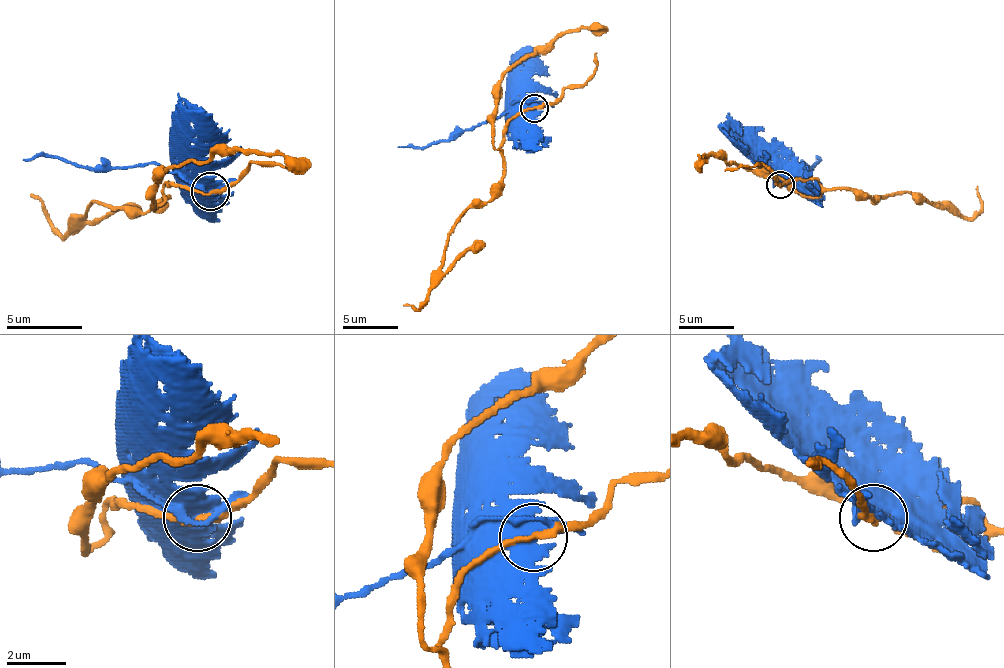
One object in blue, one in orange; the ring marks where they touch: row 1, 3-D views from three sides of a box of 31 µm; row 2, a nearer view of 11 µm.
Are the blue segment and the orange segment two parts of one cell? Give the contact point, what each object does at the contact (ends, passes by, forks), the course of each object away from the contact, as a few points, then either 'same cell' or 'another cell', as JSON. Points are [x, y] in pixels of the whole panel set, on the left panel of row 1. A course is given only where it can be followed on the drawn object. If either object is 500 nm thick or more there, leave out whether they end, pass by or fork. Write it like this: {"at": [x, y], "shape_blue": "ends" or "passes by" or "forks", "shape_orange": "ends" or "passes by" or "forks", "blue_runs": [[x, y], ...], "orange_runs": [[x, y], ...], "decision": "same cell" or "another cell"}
{"at": [210, 191], "shape_blue": "forks", "shape_orange": "passes by", "blue_runs": [[209, 190], [164, 171], [156, 164], [77, 167], [54, 156], [23, 160]], "orange_runs": [[209, 190], [186, 190], [167, 183], [167, 198], [145, 213], [130, 213], [92, 202], [65, 236], [31, 194]], "decision": "another cell"}

